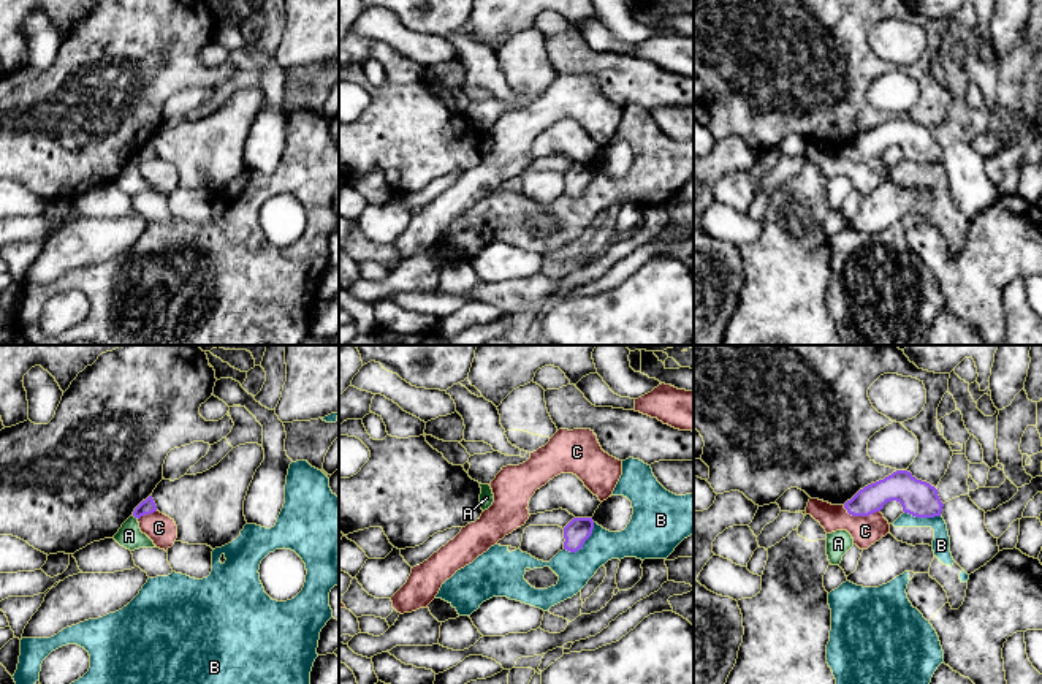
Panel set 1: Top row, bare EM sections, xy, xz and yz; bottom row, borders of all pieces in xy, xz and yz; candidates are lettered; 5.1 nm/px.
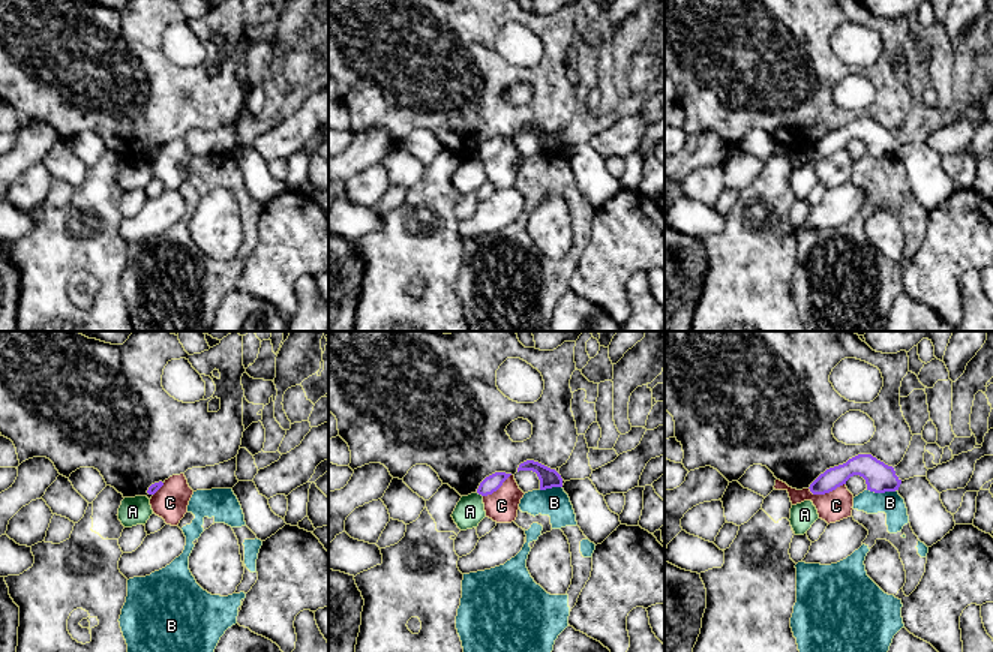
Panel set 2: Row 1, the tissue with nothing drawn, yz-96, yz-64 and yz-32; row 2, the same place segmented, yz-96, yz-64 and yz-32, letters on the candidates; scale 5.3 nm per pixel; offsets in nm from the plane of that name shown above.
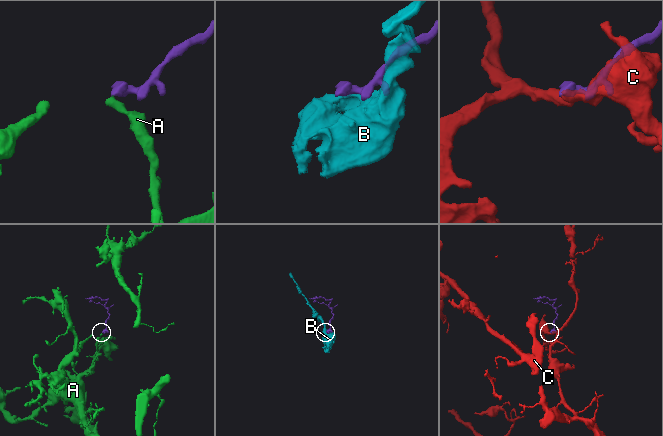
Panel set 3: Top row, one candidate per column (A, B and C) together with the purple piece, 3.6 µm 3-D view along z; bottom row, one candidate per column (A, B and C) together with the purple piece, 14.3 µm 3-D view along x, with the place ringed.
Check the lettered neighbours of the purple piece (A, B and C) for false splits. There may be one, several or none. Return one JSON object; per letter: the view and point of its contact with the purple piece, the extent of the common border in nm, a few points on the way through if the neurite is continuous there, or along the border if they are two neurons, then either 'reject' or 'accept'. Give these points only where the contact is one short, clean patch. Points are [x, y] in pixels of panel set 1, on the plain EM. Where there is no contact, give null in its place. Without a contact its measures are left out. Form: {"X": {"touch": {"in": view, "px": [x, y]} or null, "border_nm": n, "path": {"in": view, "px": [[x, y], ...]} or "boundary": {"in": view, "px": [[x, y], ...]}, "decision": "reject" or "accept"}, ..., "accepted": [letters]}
{"A": {"touch": {"in": "xy", "px": [136, 162]}, "border_nm": 40, "boundary": {"in": "xy", "px": [[133, 160], [138, 163]]}, "decision": "reject"}, "B": {"touch": {"in": "xz", "px": [583, 189]}, "border_nm": 220, "decision": "reject"}, "C": {"touch": {"in": "yz", "px": [860, 160]}, "border_nm": 190, "boundary": {"in": "yz", "px": [[843, 151], [852, 160], [871, 160], [879, 155]]}, "decision": "reject"}, "accepted": []}

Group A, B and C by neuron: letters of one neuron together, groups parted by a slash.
A / B / C

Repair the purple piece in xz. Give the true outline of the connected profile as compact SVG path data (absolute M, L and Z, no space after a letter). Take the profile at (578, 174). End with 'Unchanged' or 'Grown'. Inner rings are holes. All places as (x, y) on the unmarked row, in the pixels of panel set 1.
M573 163L564 173L564 195L576 198L583 193L584 187L591 182L594 174L592 163Z. Unchanged

